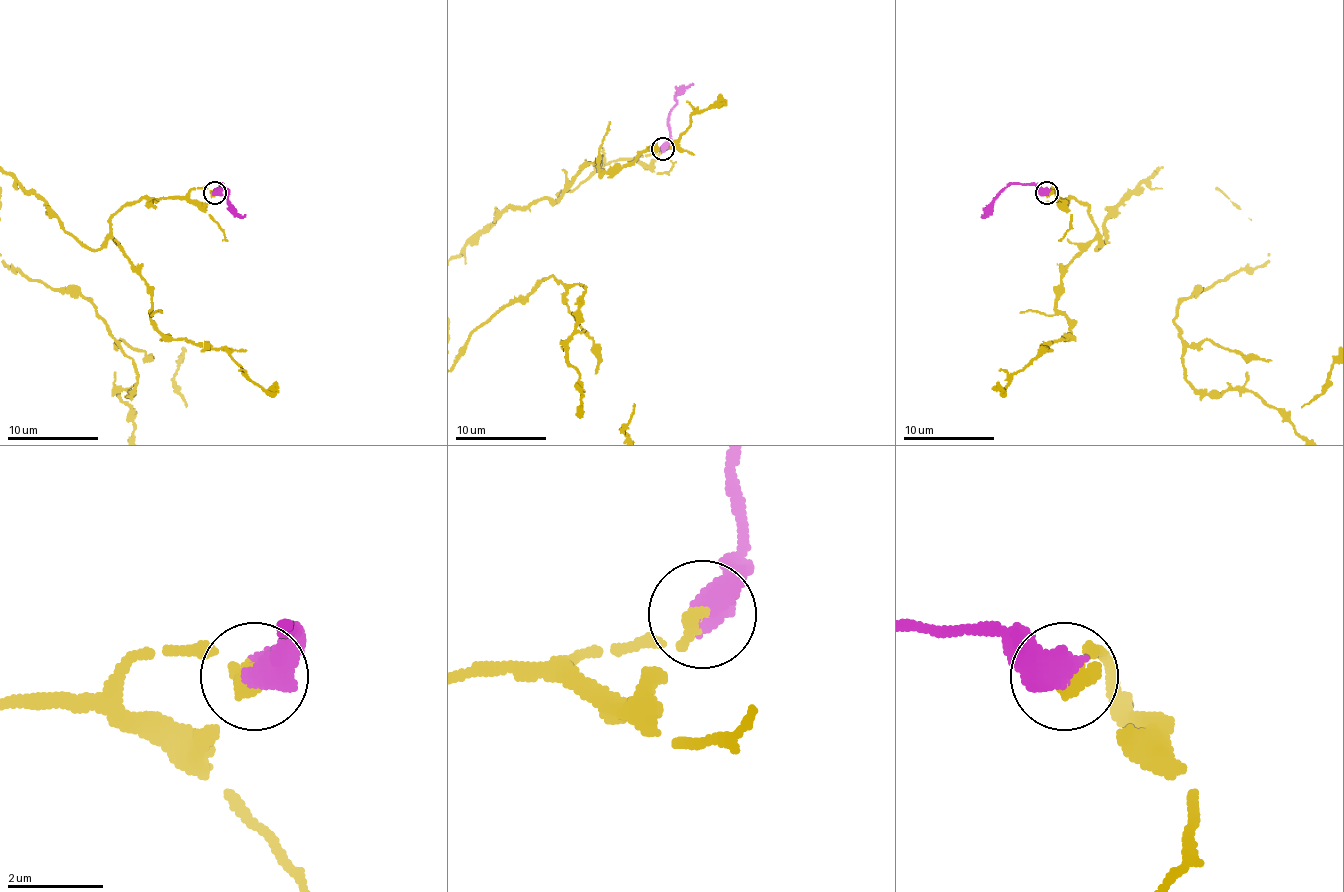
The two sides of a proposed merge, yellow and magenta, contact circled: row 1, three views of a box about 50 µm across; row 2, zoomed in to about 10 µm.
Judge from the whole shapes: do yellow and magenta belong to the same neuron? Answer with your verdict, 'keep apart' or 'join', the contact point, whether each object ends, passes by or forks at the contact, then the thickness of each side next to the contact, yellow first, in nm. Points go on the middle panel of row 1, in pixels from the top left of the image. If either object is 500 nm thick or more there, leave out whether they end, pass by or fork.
join | (662, 149) | 340/650 nm

